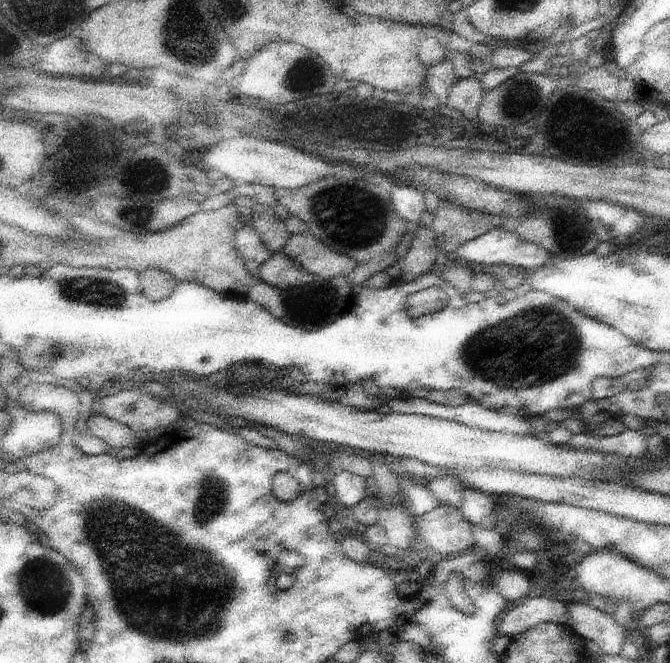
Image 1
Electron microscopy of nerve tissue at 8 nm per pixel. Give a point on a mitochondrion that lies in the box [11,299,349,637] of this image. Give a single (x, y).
(46, 586)

